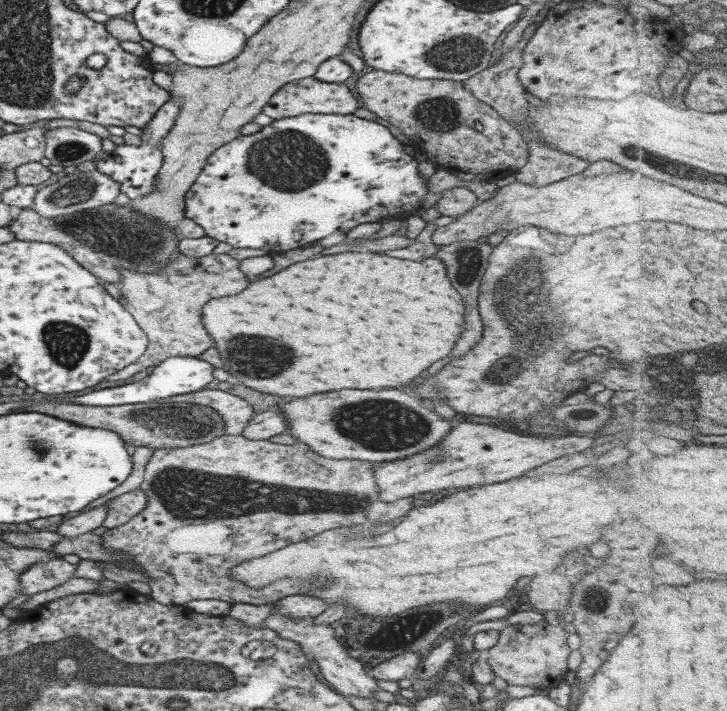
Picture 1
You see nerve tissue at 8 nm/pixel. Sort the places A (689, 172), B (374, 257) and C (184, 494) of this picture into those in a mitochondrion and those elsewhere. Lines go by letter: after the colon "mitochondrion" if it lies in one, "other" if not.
A: other
B: other
C: mitochondrion

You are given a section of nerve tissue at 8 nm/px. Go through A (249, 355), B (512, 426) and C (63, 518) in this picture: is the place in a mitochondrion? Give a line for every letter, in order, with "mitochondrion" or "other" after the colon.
A: mitochondrion
B: other
C: other

